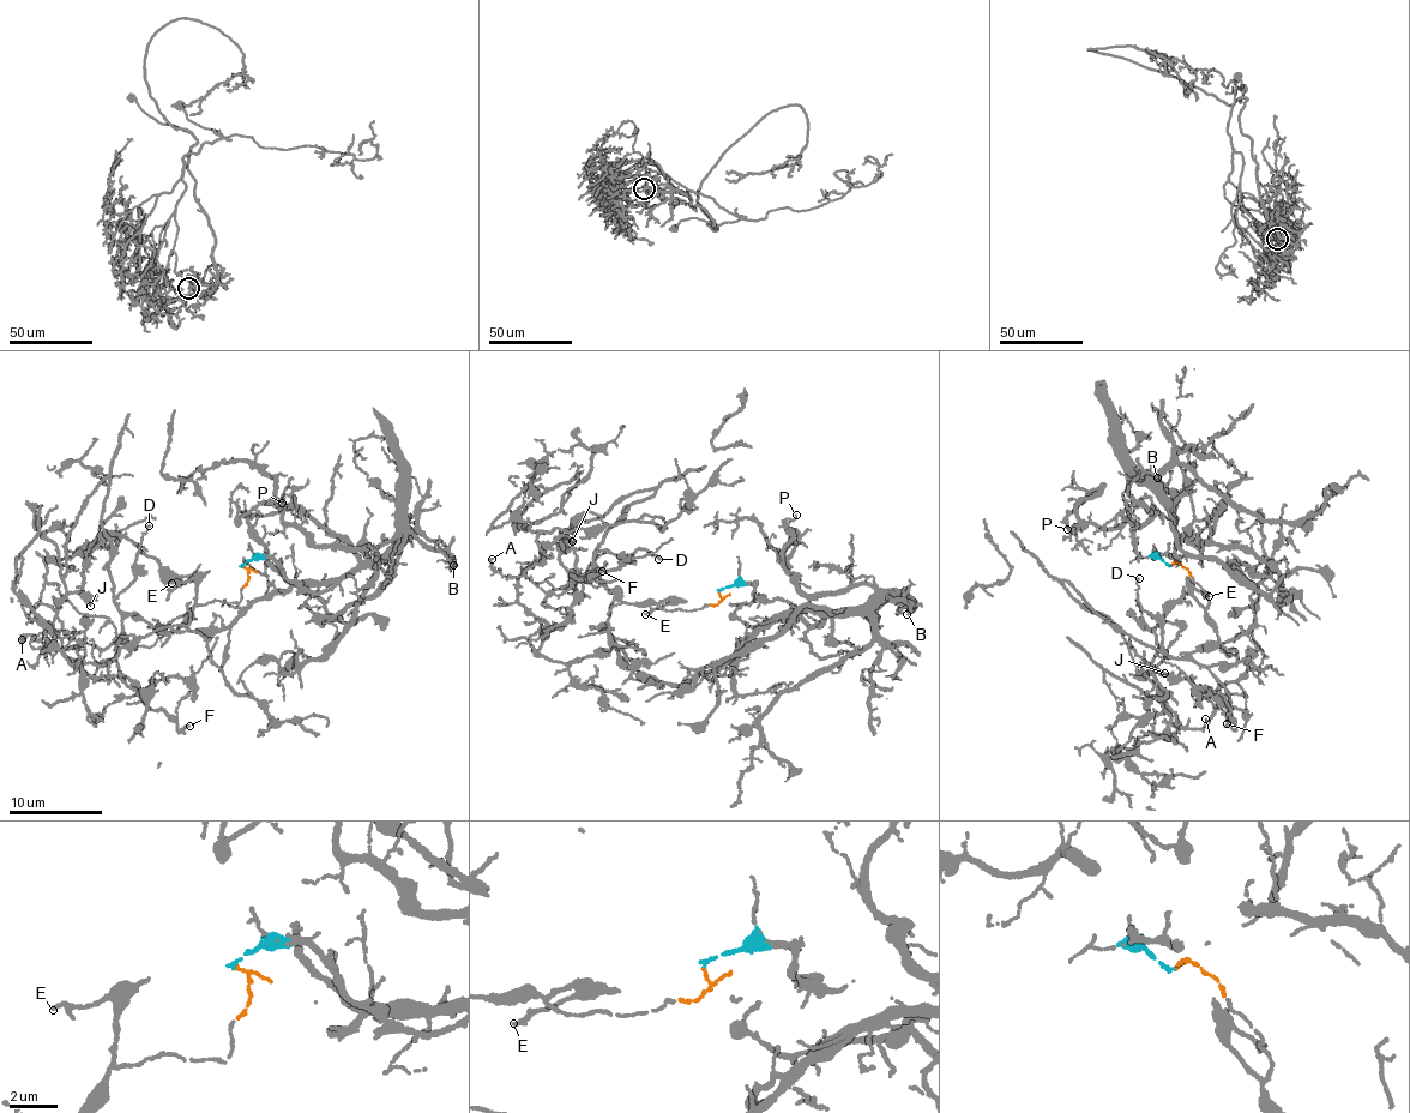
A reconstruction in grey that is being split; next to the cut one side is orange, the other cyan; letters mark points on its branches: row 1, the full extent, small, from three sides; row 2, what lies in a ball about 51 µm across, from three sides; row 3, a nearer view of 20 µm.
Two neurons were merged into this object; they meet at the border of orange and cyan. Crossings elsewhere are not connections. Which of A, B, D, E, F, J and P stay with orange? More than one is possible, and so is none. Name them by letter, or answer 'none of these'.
A, D, E, F, J

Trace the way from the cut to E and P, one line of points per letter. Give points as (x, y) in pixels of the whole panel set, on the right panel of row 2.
E: (1172, 566), (1176, 563), (1185, 566), (1203, 588), (1206, 606), (1192, 590), (1209, 596)
P: (1172, 566), (1154, 549), (1179, 559), (1172, 518), (1145, 485), (1130, 493), (1145, 522), (1067, 529)

